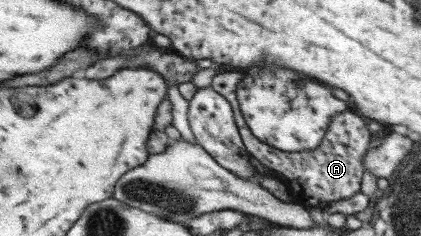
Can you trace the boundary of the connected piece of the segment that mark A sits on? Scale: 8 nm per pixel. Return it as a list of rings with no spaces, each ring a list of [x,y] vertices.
[[[227,69],[214,76],[211,86],[231,104],[235,124],[239,128],[241,140],[249,154],[271,169],[275,176],[288,186],[294,199],[305,208],[322,207],[329,201],[349,198],[359,192],[359,181],[363,171],[362,156],[369,144],[366,120],[354,112],[346,110],[331,119],[329,130],[326,131],[325,138],[317,148],[301,152],[280,151],[255,137],[240,111],[238,84],[245,75],[246,72],[240,69]]]

